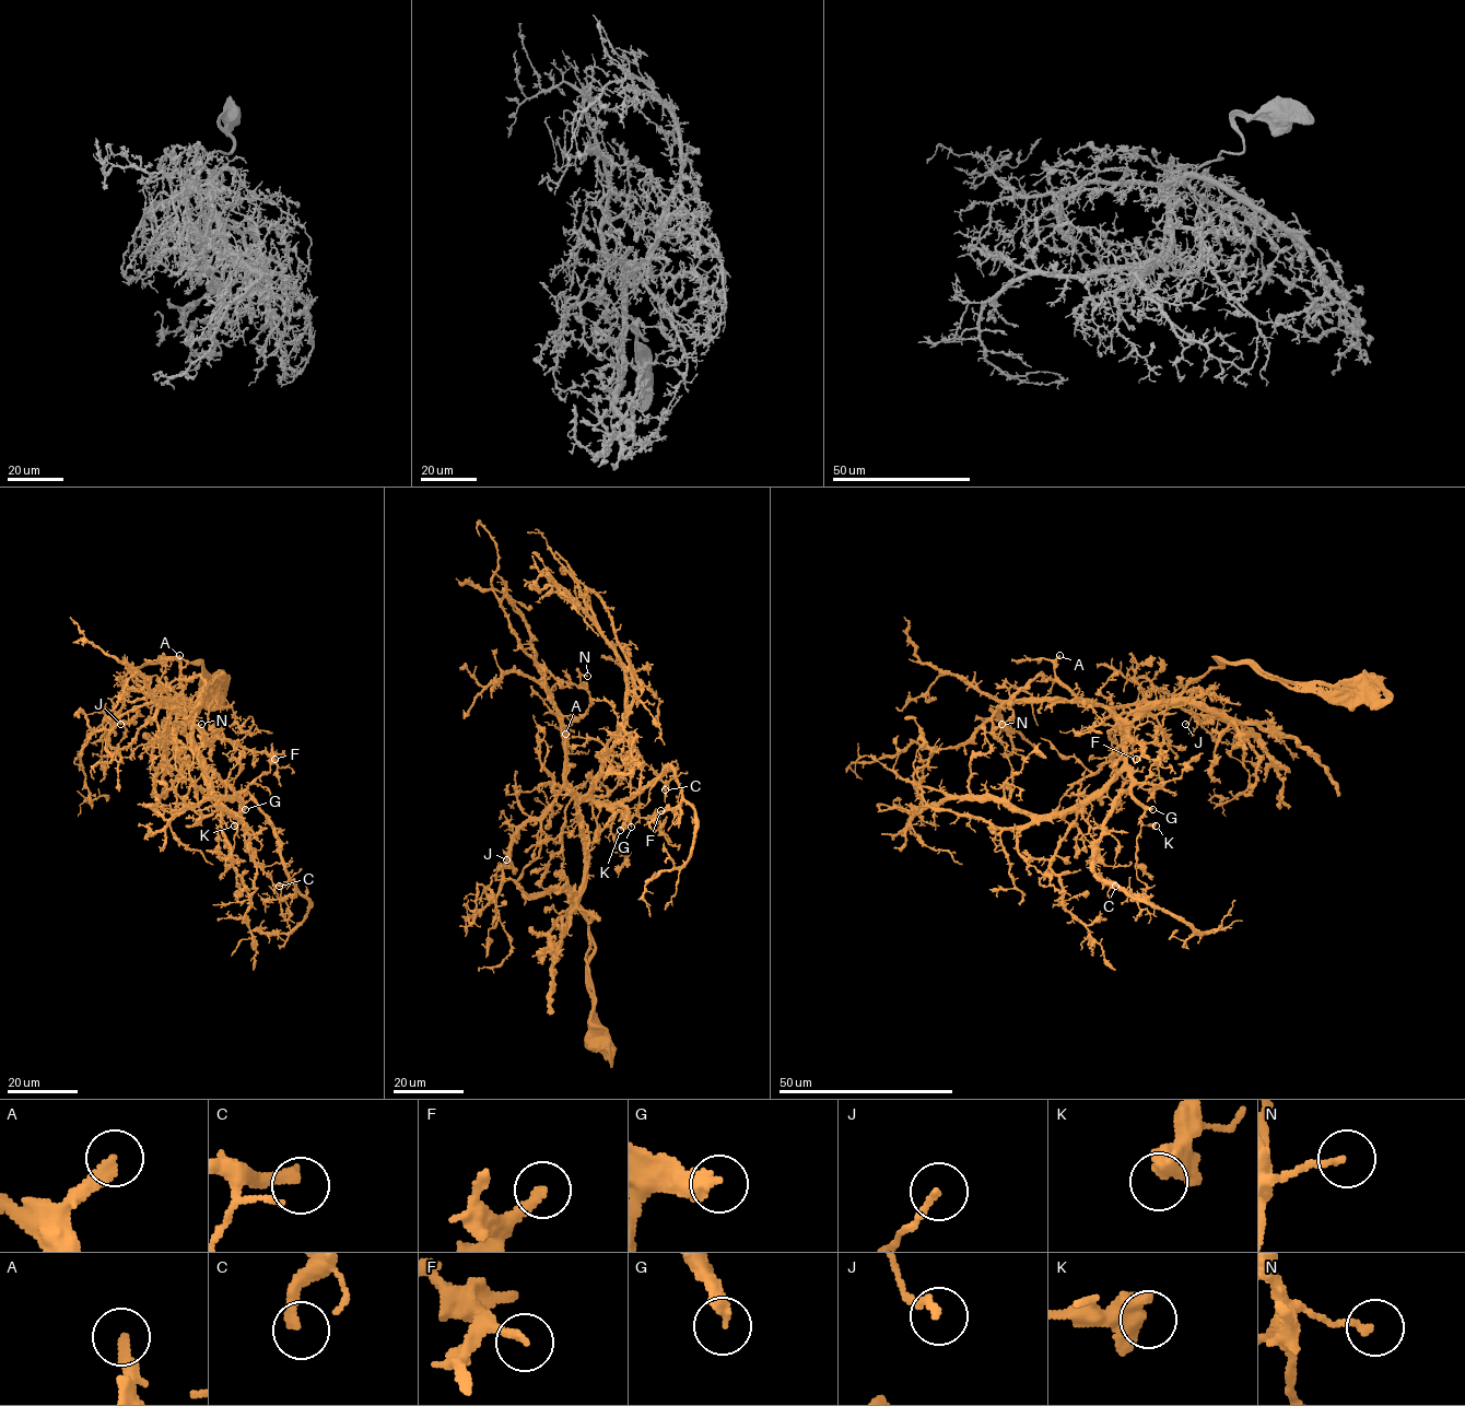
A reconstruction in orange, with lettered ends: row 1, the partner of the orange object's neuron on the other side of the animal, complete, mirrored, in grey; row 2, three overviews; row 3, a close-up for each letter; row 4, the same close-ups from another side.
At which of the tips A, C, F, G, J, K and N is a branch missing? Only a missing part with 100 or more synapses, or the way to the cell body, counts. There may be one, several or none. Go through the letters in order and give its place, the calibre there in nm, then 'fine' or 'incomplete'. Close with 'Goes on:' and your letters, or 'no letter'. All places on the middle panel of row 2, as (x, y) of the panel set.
A: (565, 734) | 320 nm | fine
C: (665, 789) | 320 nm | fine
F: (660, 810) | 240 nm | fine
G: (631, 827) | 280 nm | incomplete
J: (506, 859) | 190 nm | fine
K: (620, 830) | 480 nm | fine
N: (587, 676) | 140 nm | fine
Goes on: G

